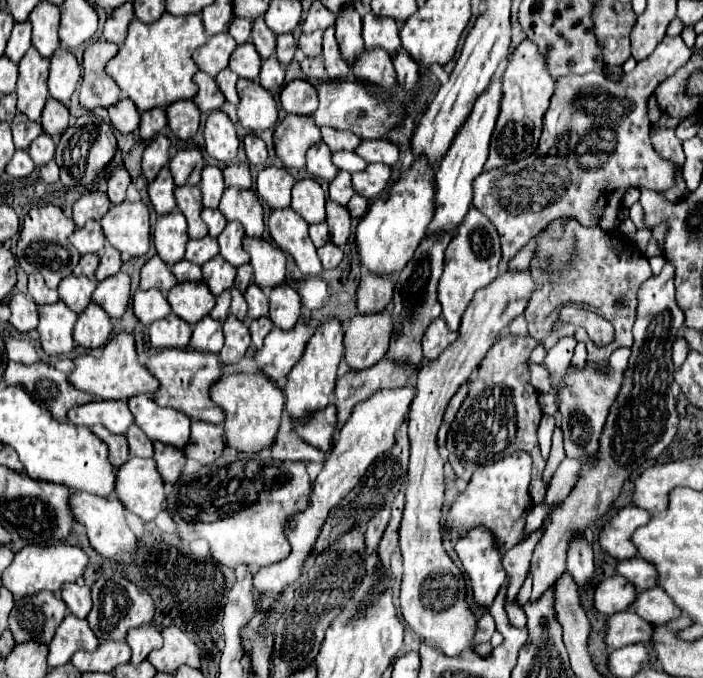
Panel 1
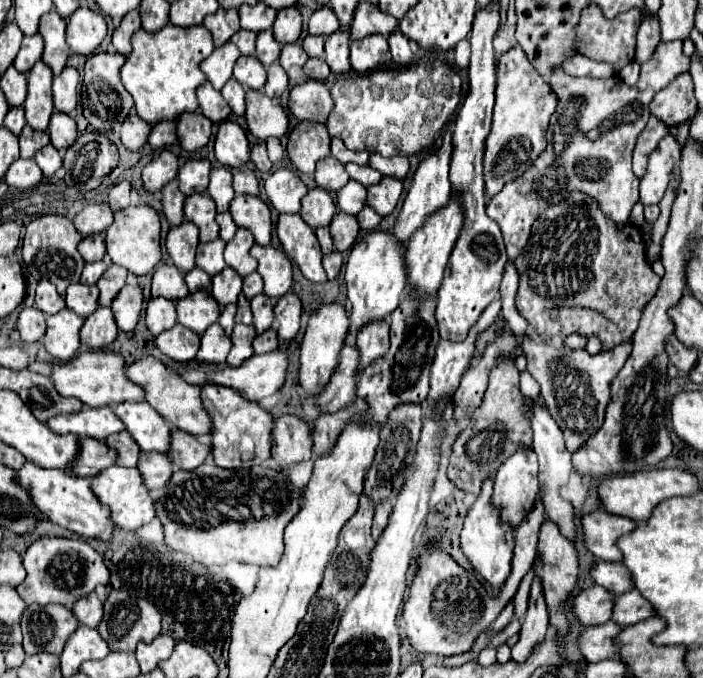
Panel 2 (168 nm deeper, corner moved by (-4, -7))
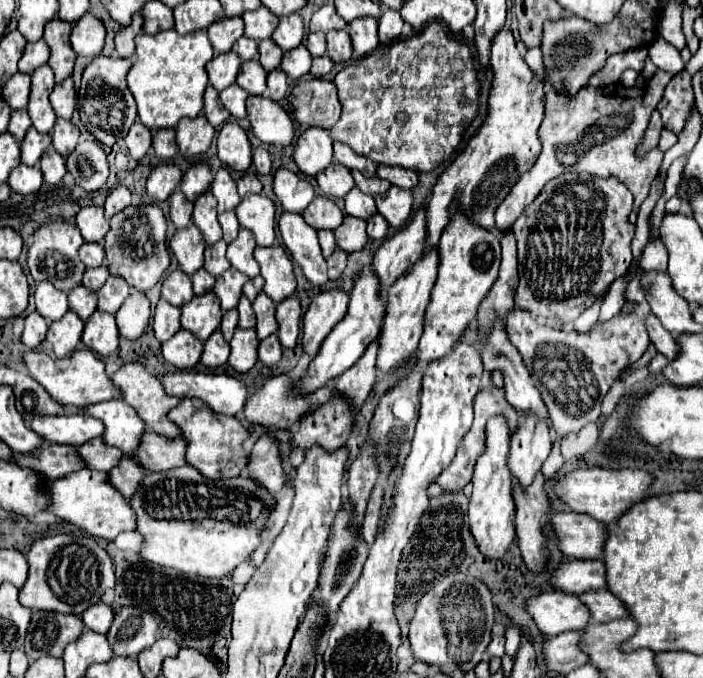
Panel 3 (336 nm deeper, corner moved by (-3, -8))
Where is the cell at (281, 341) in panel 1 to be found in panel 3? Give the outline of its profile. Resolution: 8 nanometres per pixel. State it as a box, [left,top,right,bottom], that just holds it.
[162,372,248,416]

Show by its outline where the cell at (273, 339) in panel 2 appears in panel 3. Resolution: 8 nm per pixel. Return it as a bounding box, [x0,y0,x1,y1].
[258,334,282,366]

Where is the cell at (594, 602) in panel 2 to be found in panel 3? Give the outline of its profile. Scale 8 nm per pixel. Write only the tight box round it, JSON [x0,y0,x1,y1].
[528,590,590,636]

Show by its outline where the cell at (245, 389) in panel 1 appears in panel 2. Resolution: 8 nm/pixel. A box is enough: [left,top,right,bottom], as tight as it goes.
[201,385,273,469]

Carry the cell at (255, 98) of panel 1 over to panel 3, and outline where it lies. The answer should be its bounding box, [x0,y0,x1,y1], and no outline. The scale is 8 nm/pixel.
[248,94,294,146]

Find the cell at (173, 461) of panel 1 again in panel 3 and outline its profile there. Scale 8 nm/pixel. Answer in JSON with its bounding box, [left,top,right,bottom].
[110,456,148,496]

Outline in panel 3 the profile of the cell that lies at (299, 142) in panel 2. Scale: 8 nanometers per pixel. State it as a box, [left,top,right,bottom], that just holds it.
[294,128,332,176]

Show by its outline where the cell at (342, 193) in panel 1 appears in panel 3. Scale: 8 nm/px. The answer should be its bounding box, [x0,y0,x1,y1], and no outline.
[344,186,376,218]

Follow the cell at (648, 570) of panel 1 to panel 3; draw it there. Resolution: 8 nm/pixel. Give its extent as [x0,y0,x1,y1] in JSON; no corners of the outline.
[552,560,606,594]

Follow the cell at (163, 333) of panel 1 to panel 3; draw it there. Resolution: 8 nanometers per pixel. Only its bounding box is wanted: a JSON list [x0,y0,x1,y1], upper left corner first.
[162,328,202,368]

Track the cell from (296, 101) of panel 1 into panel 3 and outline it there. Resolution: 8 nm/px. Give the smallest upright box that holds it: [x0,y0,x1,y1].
[288,78,340,128]

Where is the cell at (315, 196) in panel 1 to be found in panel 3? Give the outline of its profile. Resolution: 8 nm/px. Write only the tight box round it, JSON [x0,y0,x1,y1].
[302,196,344,230]

